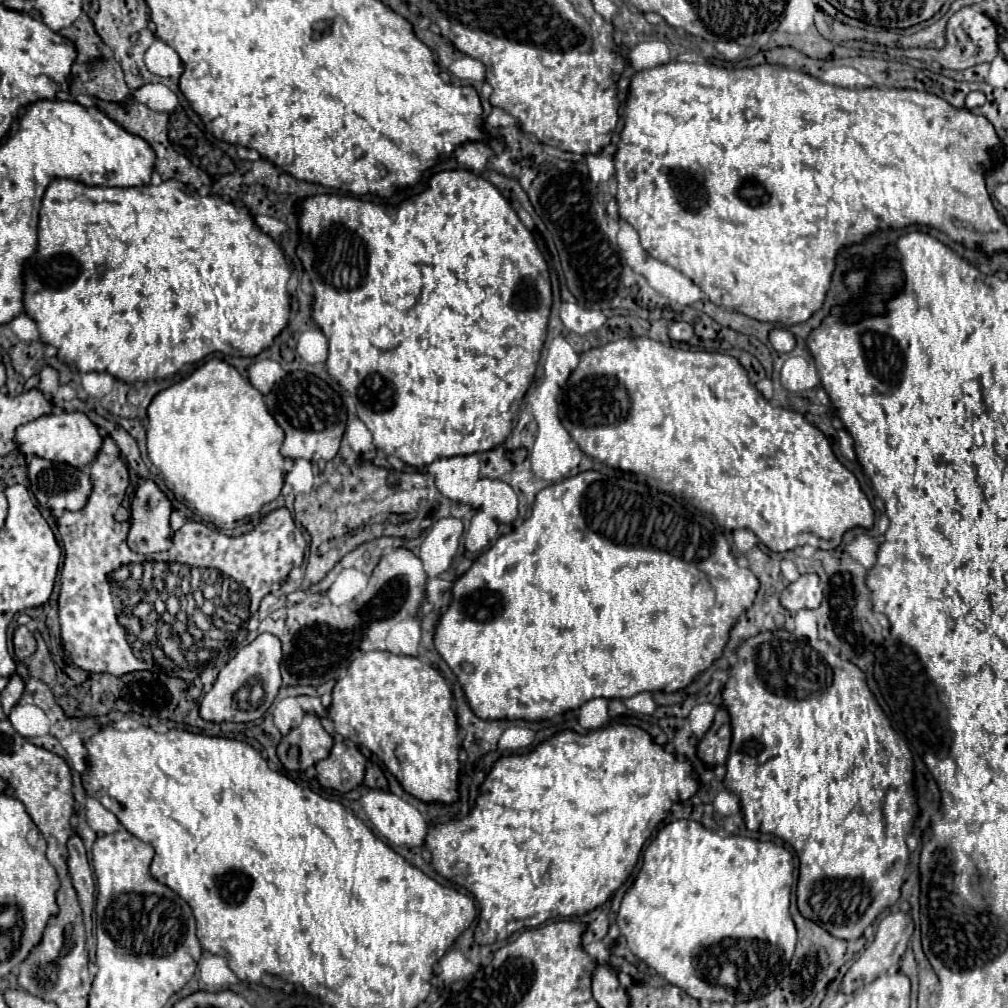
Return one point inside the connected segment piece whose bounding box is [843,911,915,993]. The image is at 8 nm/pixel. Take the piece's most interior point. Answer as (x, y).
(894, 932)

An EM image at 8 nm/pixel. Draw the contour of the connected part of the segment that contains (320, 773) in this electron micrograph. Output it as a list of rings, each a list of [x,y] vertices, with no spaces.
[[[335,743],[329,757],[319,761],[315,769],[317,769],[317,779],[323,787],[345,793],[361,785],[365,775],[365,765],[367,765],[367,759],[357,747]]]

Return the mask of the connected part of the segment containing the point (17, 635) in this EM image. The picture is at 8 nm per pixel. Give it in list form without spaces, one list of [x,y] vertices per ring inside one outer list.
[[[17,627],[17,631],[13,633],[13,651],[19,661],[35,653],[35,637],[27,627]]]

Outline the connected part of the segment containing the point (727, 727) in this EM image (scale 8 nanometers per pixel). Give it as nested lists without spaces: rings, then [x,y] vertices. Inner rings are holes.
[[[719,707],[711,729],[699,741],[699,757],[709,767],[723,765],[729,755],[729,745],[731,745],[731,717],[727,709]]]

